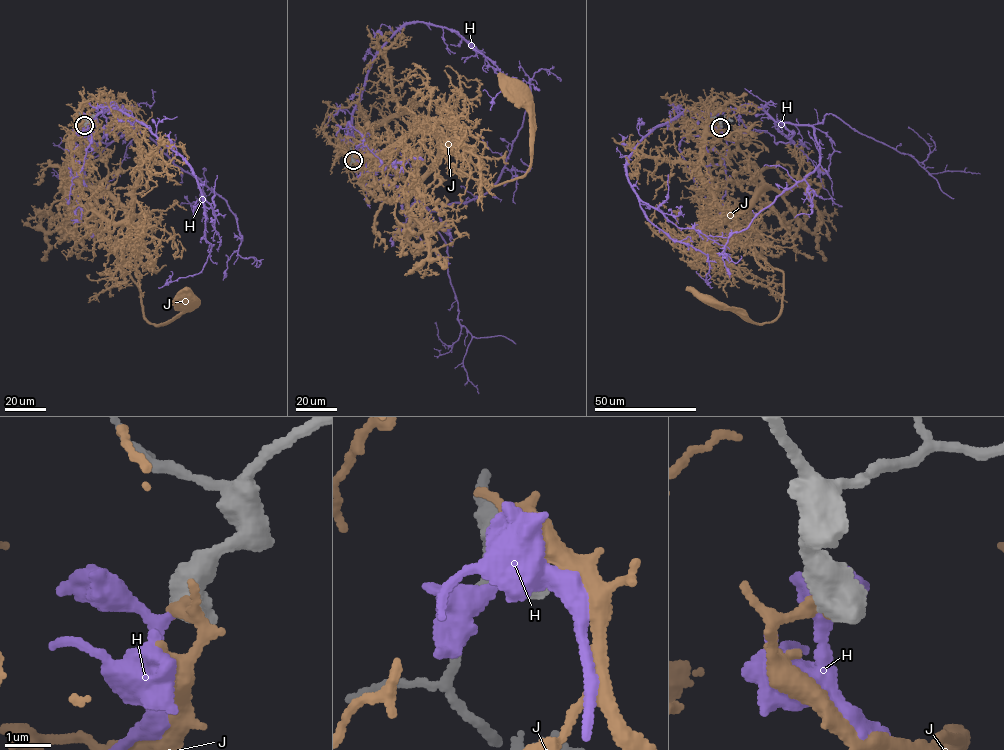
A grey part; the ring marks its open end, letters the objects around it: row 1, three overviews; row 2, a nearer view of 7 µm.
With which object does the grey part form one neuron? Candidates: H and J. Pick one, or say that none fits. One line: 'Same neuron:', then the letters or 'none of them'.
Same neuron: H

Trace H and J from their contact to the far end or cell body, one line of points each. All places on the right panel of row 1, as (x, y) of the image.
H: (720, 127), (749, 132), (739, 110), (682, 111), (638, 141), (626, 170), (646, 218), (706, 256), (712, 287)
J: (720, 127), (739, 138), (764, 186), (727, 221), (782, 271), (783, 300), (762, 323), (707, 300)

